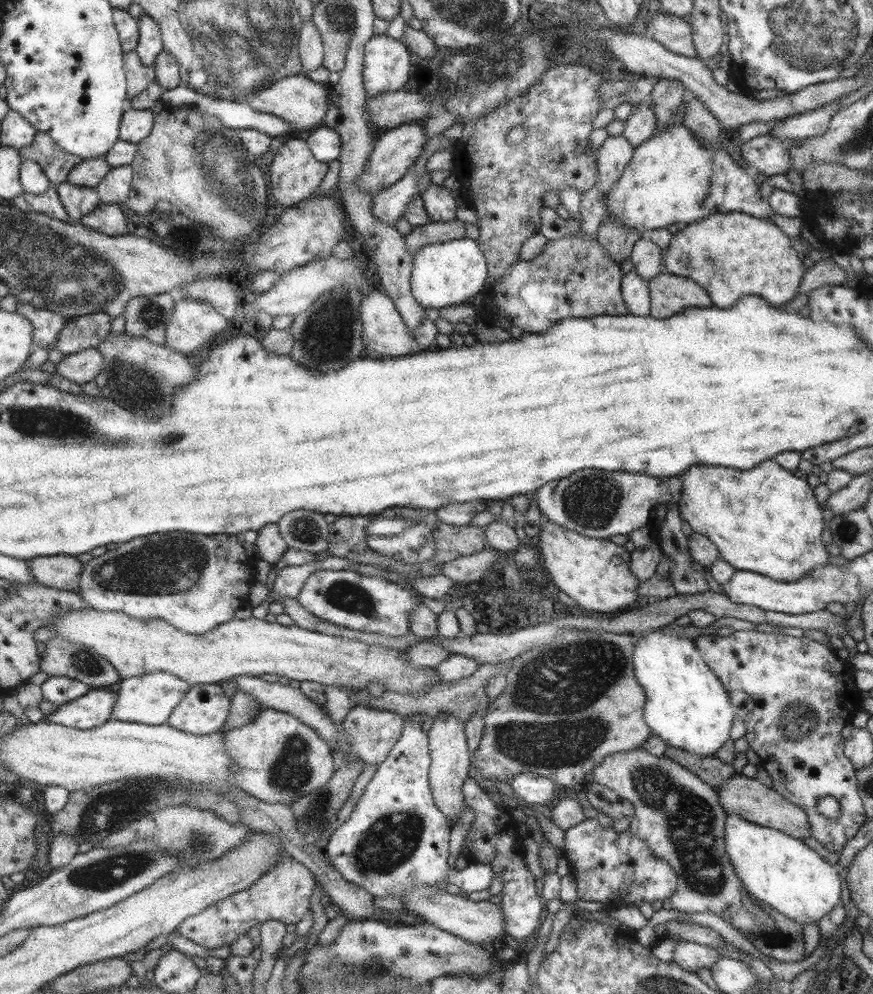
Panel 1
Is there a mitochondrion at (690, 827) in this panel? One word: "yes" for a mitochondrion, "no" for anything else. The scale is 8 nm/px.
yes

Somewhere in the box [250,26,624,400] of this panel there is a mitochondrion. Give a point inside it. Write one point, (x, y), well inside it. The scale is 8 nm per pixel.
(487, 75)

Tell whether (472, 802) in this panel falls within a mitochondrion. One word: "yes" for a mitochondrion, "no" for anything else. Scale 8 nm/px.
no

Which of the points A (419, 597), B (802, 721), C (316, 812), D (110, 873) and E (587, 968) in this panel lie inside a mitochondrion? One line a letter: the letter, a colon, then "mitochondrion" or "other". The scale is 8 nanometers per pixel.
A: other
B: mitochondrion
C: mitochondrion
D: mitochondrion
E: other

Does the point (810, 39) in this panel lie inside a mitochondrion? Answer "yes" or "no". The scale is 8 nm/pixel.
yes

